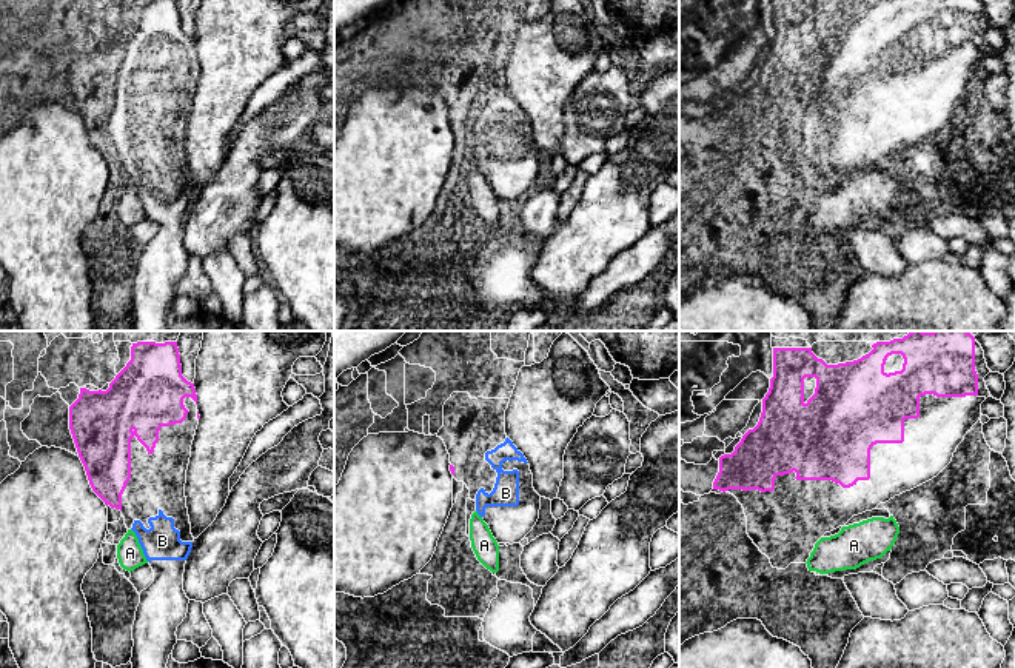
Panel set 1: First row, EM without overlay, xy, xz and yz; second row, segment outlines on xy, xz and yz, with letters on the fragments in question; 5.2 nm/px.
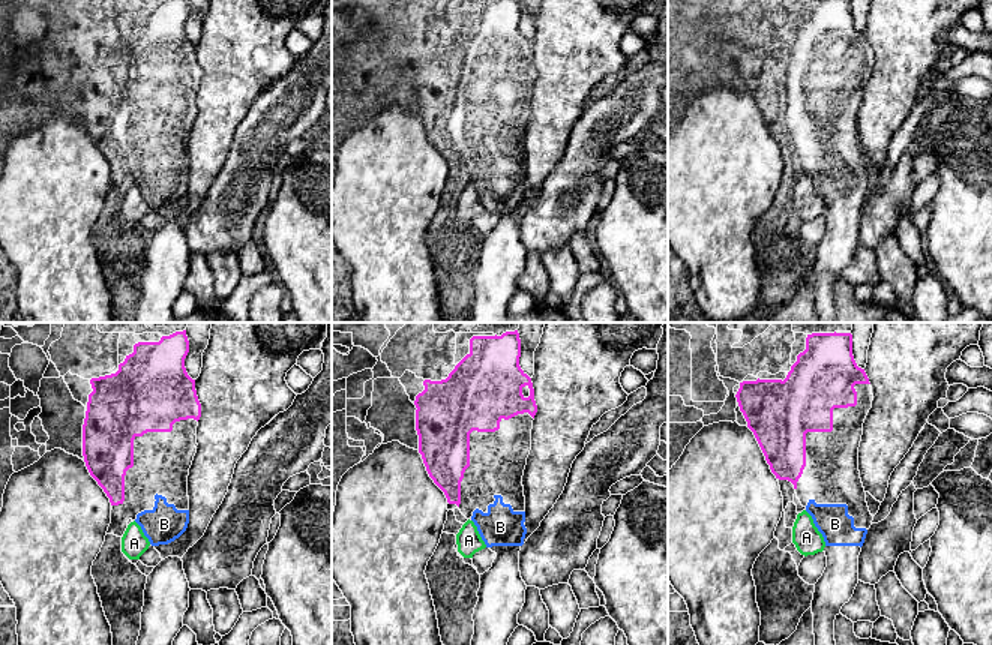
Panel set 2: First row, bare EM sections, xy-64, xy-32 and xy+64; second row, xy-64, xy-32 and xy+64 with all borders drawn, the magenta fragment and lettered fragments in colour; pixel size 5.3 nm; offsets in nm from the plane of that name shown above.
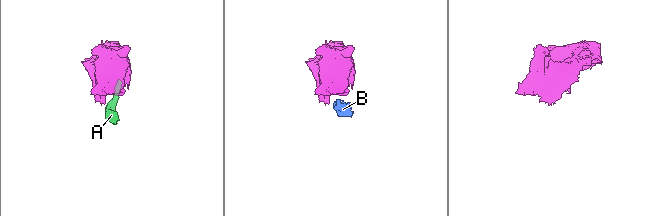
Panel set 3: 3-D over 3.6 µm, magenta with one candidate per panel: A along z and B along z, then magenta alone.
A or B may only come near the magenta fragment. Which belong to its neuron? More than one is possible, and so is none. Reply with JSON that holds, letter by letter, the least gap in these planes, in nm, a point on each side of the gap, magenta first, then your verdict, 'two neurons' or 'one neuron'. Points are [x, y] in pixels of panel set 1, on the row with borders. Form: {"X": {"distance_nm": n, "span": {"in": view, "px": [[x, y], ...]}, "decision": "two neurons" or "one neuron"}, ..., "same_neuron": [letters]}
{"A": {"distance_nm": 110, "span": {"in": "xy", "px": [[120, 510], [128, 530]]}, "decision": "two neurons"}, "B": {"distance_nm": 90, "span": {"in": "xy", "px": [[120, 510], [134, 521]]}, "decision": "one neuron"}, "same_neuron": ["B"]}

